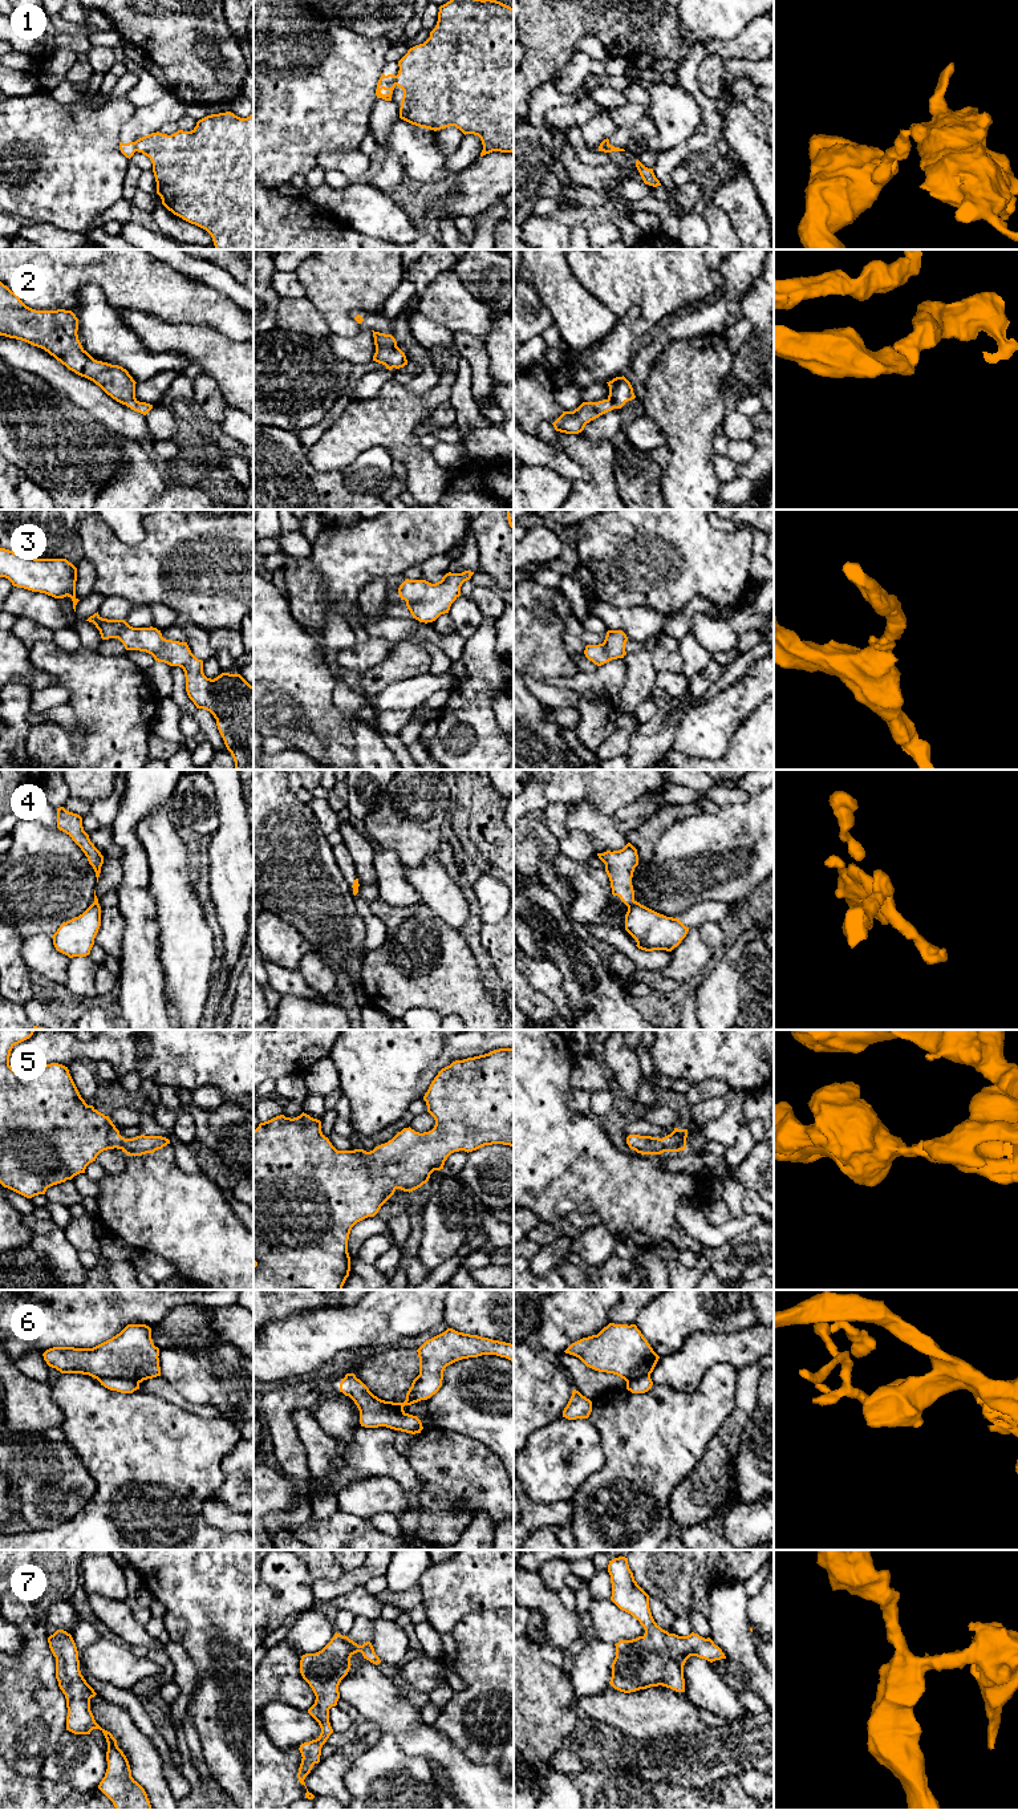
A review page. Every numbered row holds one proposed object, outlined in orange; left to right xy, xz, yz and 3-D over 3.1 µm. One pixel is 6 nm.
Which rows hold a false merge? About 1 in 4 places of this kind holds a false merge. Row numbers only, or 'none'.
1, 3, 4, 6

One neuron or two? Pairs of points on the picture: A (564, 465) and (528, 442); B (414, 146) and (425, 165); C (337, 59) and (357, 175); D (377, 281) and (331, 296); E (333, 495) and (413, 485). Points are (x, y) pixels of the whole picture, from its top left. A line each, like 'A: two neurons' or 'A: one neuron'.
A: one neuron
B: one neuron
C: two neurons
D: one neuron
E: two neurons

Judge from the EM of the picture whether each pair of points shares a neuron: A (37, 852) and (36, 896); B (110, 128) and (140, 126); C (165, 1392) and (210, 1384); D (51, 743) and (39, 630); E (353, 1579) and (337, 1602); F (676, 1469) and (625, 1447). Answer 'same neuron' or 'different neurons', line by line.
A: same neuron
B: different neurons
C: different neurons
D: different neurons
E: different neurons
F: same neuron

